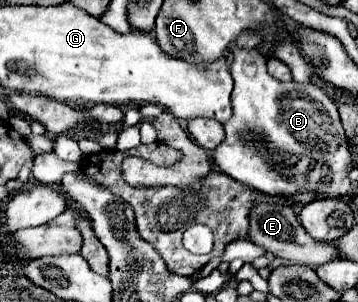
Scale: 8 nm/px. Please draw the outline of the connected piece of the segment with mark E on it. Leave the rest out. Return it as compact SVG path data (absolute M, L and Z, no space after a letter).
M257 204L251 212L249 234L255 244L259 244L267 252L275 254L277 258L291 260L293 264L305 264L309 268L317 268L319 264L327 264L327 262L341 256L337 250L337 244L323 244L319 240L311 240L311 236L307 236L305 228L299 224L293 208L287 208L287 206Z

